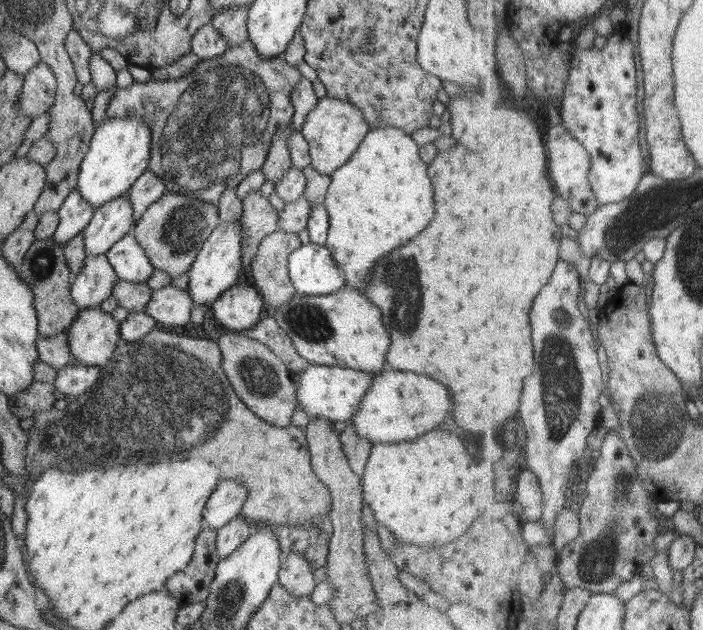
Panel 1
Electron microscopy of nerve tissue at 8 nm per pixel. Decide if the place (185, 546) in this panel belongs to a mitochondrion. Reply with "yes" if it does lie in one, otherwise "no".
no

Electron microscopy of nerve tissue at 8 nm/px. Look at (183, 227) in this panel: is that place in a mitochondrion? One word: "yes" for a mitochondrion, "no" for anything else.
yes

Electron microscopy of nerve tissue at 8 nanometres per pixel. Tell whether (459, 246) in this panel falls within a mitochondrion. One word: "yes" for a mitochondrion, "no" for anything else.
no

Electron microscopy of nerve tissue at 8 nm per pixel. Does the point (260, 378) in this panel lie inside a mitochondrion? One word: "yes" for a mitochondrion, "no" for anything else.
yes

